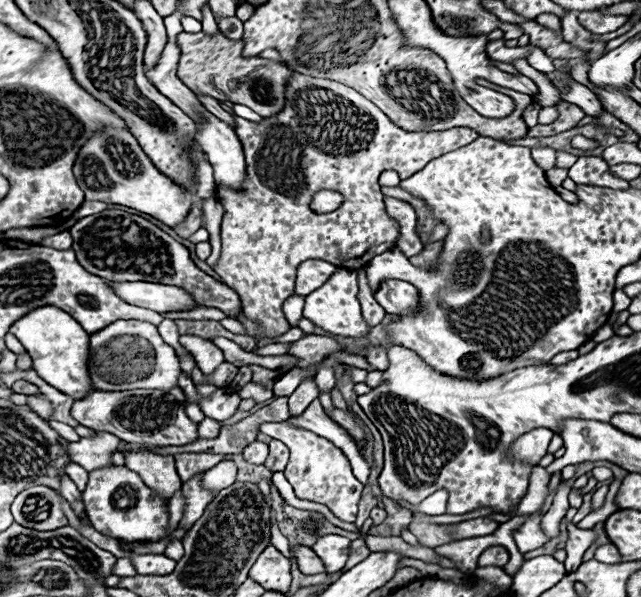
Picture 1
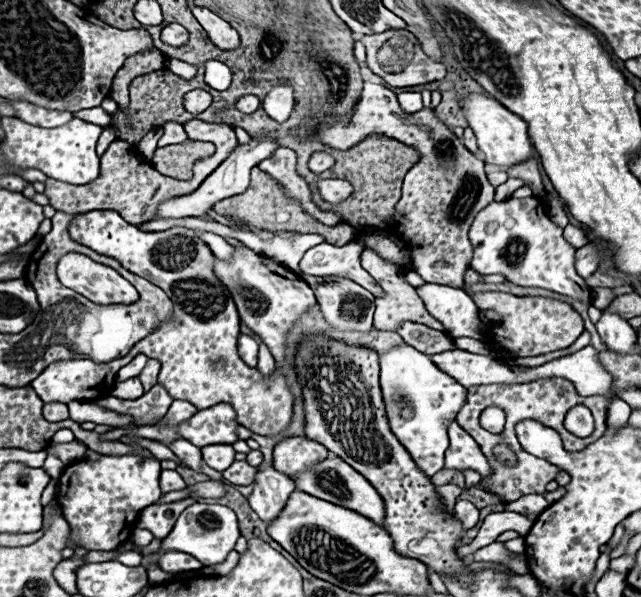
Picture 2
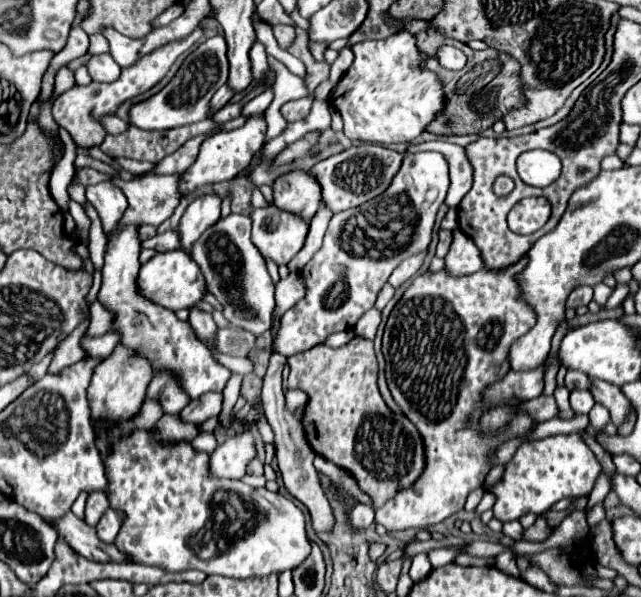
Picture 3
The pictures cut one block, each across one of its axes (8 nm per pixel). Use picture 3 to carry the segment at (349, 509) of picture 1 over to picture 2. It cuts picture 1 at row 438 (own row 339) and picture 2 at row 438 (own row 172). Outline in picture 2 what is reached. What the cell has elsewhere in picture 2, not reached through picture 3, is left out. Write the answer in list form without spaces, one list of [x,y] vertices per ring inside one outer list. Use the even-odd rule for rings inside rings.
[[[408,344],[392,346],[380,356],[380,386],[390,430],[408,450],[416,466],[428,478],[434,476],[444,468],[444,452],[448,448],[446,428],[464,404],[466,388],[444,374],[426,354]]]

